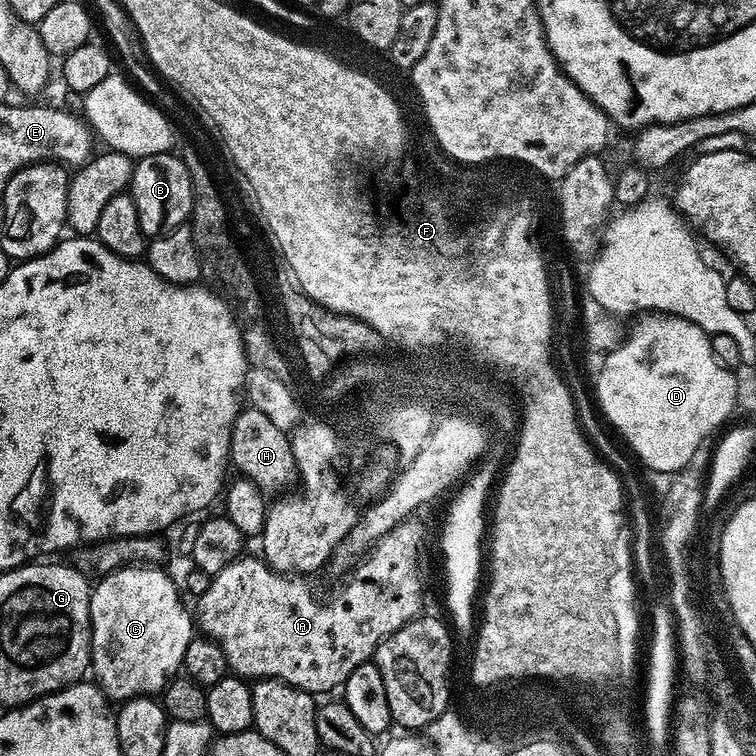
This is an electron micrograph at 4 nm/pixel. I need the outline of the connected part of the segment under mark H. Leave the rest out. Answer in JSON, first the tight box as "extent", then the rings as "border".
{"extent":[228,406,297,494],"border":[[[251,406],[241,407],[236,414],[236,421],[230,434],[230,450],[228,451],[230,464],[243,479],[254,482],[265,494],[280,494],[297,475],[296,459],[292,453],[292,442],[289,433],[283,428],[274,426],[262,410]]]}

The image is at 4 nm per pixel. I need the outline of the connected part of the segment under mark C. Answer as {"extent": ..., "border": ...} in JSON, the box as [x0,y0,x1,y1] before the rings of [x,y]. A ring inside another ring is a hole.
{"extent":[90,566,194,702],"border":[[[129,566],[119,568],[99,577],[92,588],[90,598],[90,622],[92,623],[91,675],[105,696],[112,702],[132,700],[136,696],[163,693],[169,680],[181,671],[186,646],[194,639],[194,616],[184,605],[181,589],[163,572],[160,566]]]}

